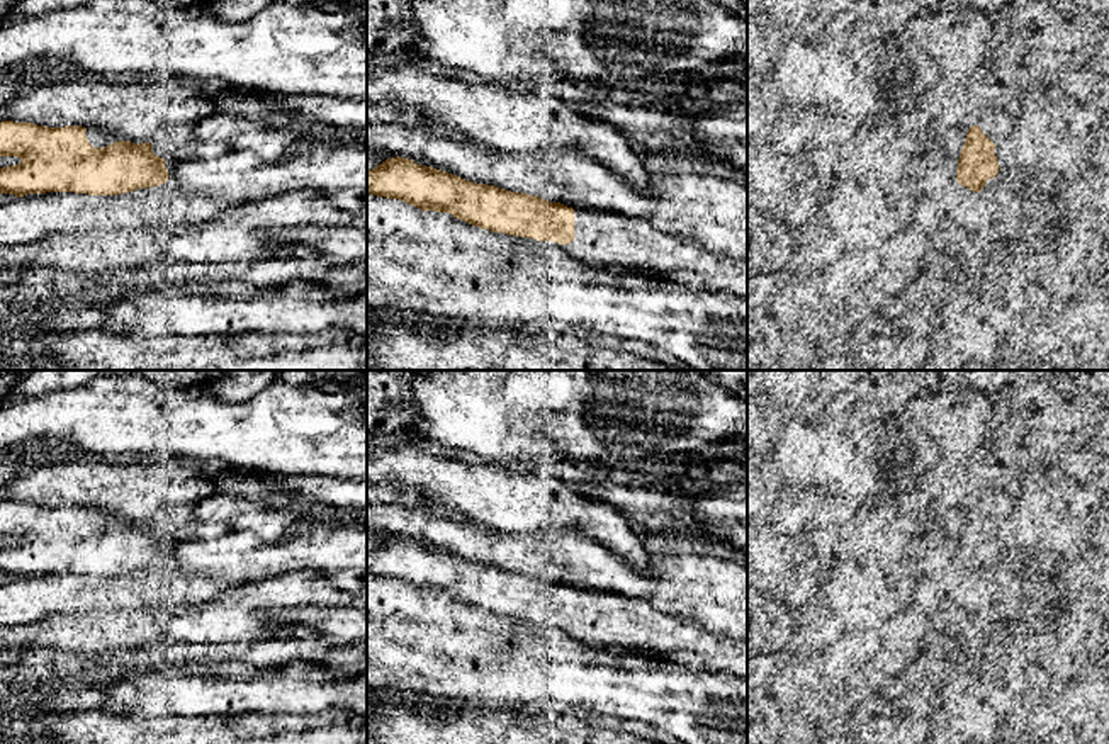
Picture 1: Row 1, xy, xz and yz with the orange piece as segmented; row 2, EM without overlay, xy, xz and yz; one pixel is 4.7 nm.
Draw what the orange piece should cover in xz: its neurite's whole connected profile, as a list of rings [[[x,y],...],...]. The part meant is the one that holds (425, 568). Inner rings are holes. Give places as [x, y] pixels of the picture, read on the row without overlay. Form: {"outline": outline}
{"outline": [[[408,538],[367,550],[367,574],[397,579],[509,617],[559,623],[586,644],[622,645],[688,669],[747,678],[747,644],[712,634],[662,605],[615,591],[572,589],[537,576],[474,564]]]}

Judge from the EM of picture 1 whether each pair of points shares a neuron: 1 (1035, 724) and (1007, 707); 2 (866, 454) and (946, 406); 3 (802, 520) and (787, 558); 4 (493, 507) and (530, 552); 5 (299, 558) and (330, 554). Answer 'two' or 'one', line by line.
1: one
2: two
3: two
4: two
5: one

